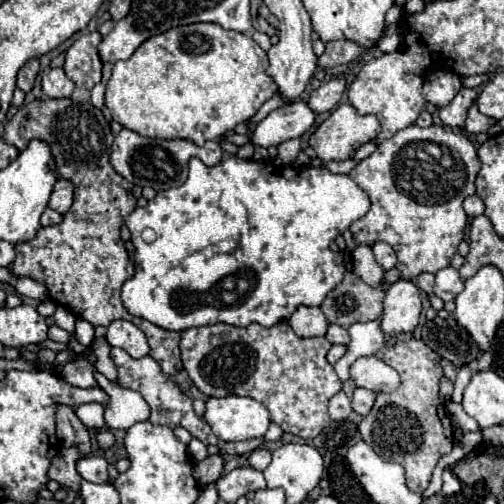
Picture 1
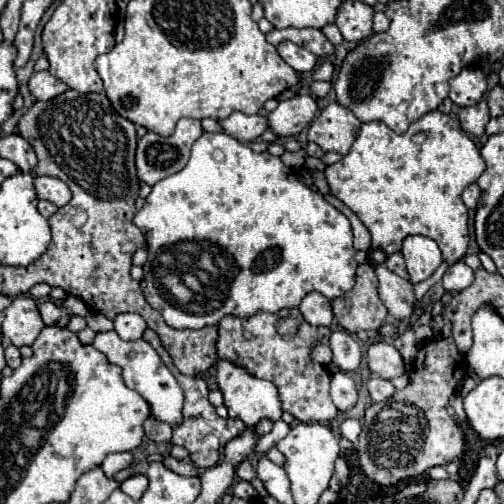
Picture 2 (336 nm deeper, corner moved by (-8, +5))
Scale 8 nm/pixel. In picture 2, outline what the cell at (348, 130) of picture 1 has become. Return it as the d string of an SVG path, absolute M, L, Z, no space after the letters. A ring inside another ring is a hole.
M330 103L312 121L308 129L308 141L314 141L324 151L346 155L352 147L352 141L356 139L356 133L360 131L360 125L362 123L348 107L340 103Z

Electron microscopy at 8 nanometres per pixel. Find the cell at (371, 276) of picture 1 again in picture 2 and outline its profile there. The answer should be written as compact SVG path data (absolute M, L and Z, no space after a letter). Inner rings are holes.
M376 265L378 295L392 317L406 319L414 313L414 293L408 279L398 277L386 265Z

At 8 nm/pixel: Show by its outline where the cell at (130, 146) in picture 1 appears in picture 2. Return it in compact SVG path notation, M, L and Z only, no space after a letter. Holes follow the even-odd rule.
M180 119L176 125L176 131L170 137L162 137L158 133L146 133L136 147L136 169L138 169L138 179L142 183L148 183L150 187L156 185L158 181L178 173L180 169L186 167L190 159L190 147L192 143L204 133L202 125L198 119Z

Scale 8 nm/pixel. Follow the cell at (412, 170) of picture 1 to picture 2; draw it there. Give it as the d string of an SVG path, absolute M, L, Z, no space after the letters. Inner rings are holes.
M430 111L414 121L404 135L396 135L382 121L362 123L358 137L342 161L326 167L330 193L350 207L372 235L372 249L382 249L386 255L400 251L402 241L410 235L424 235L438 243L442 259L448 265L458 263L468 249L468 207L462 201L462 191L474 183L486 163L476 143L452 121L450 115Z

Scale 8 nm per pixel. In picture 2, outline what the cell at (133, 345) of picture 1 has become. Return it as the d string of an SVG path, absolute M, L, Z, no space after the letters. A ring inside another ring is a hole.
M122 313L114 319L114 331L124 341L142 339L142 333L146 331L146 321L138 313Z

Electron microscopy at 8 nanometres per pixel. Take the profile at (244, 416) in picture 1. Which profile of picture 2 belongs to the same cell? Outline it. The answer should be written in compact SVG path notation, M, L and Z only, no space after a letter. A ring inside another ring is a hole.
M218 361L218 373L216 373L218 387L224 395L224 405L228 409L230 419L240 419L244 421L246 427L256 427L262 419L278 421L282 417L282 407L280 407L280 397L278 389L270 381L262 381L258 377L248 375L242 367L236 367L228 361Z

